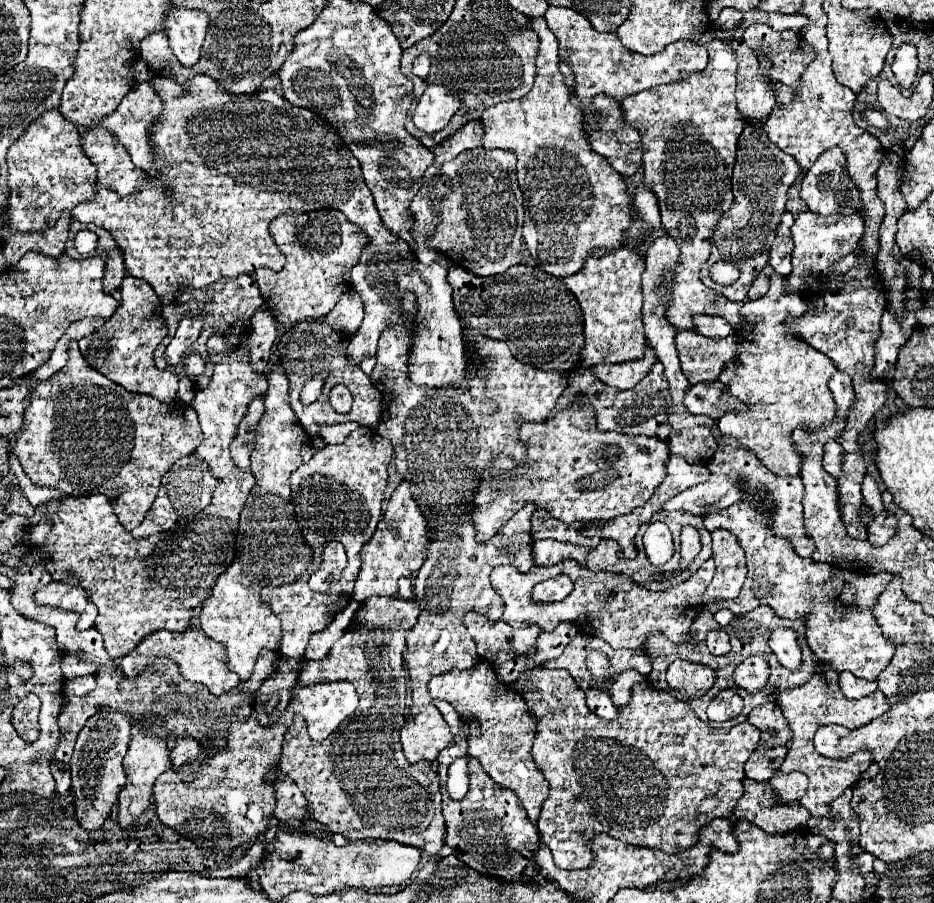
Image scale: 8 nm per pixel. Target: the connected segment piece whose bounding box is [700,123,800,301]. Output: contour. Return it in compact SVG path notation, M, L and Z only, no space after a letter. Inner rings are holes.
M750 123L744 127L738 141L738 157L732 175L734 203L726 213L722 213L722 219L718 219L710 239L712 241L710 259L700 271L701 280L706 286L722 293L730 301L746 299L752 281L758 277L758 273L770 259L770 247L774 243L776 229L786 207L786 191L796 181L798 173L800 167L796 165L796 159L774 147L762 127L754 127ZM718 259L726 259L740 267L740 279L734 285L720 287L710 279L710 263L716 263Z

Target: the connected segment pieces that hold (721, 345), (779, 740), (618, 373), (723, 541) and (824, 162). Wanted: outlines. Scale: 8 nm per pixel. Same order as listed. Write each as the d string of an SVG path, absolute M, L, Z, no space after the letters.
M676 329L676 347L682 365L682 373L690 381L690 385L716 381L722 367L734 361L736 355L736 339L728 335L726 339L708 339L700 333L680 331Z
M772 701L754 707L748 721L760 729L762 737L752 757L744 765L746 777L754 781L768 781L774 777L786 757L788 745L792 743L792 731L780 707Z
M646 343L648 353L644 353L642 359L638 361L626 361L626 363L618 363L618 365L594 365L592 373L606 385L624 391L630 389L632 385L636 385L640 379L644 379L644 375L652 369L652 365L658 361L658 357L654 355L654 351L650 349L650 345Z
M716 529L712 533L712 545L714 545L714 579L704 595L704 605L708 605L710 599L734 599L738 597L744 579L746 579L746 555L740 547L738 539L724 531Z
M838 147L828 149L826 153L822 153L818 157L818 161L812 165L810 171L806 171L804 179L802 179L802 199L806 201L808 209L816 215L834 215L834 213L856 213L858 211L858 189L854 187L854 183L850 183L850 177L846 175L846 157L842 155L842 151L838 151Z

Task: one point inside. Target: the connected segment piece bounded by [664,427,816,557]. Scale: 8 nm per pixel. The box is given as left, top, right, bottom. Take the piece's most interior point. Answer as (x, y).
(732, 464)

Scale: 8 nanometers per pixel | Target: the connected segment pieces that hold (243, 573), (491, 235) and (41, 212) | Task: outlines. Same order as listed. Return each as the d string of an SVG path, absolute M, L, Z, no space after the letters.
M282 371L268 373L268 393L264 397L266 413L256 431L256 449L250 457L256 485L240 515L236 533L234 563L216 579L210 597L200 611L200 627L206 635L218 639L228 651L228 667L242 681L250 679L254 663L262 649L280 651L280 623L268 615L260 603L260 591L266 585L280 587L294 583L312 563L312 549L306 545L302 529L290 503L290 475L312 457L310 437L298 423L288 403L288 379Z
M470 149L462 155L446 161L442 165L444 175L452 179L452 193L446 195L440 203L442 221L432 239L428 239L428 247L444 253L452 263L464 265L474 275L496 275L504 273L514 265L522 263L522 223L524 223L524 207L522 207L522 191L516 183L516 155L512 151L502 149Z
M56 109L42 113L24 135L14 141L8 149L8 173L10 173L10 197L8 197L8 219L6 225L14 233L30 233L30 231L44 231L62 217L62 211L72 213L78 203L90 201L94 197L96 187L96 167L86 159L84 151L78 147L78 129L68 123L62 113Z

